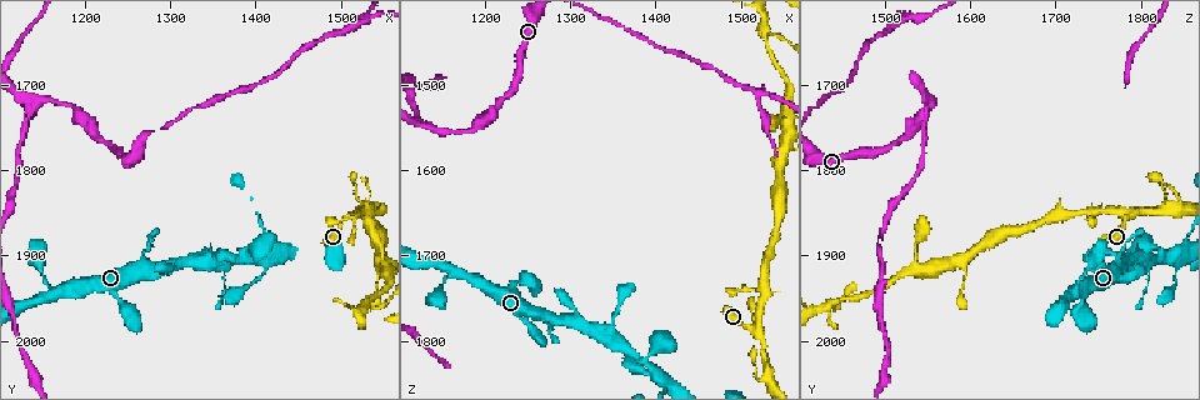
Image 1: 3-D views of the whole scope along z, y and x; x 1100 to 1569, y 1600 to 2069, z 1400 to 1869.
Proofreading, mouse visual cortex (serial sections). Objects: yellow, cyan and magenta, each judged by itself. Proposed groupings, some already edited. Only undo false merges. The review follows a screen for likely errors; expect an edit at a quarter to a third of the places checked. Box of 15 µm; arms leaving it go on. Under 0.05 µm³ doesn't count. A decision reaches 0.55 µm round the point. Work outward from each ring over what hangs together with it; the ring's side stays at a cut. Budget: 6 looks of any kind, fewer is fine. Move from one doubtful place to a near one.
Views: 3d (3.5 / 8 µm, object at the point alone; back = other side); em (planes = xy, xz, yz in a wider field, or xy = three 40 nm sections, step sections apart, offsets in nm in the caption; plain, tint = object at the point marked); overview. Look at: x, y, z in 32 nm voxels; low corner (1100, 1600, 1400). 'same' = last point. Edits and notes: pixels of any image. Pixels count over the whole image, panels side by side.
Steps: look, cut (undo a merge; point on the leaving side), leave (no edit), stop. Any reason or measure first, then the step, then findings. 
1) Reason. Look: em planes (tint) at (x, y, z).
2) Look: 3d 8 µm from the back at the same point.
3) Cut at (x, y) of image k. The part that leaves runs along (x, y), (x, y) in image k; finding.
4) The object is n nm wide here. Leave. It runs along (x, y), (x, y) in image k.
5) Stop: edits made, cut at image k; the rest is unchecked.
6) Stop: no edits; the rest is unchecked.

Look: 3d 3.5 µm at (1515, 1855, 1785).

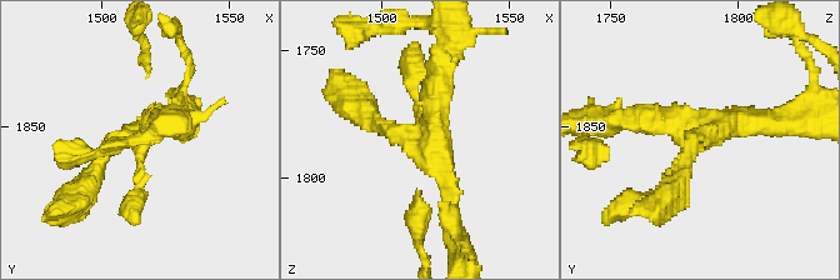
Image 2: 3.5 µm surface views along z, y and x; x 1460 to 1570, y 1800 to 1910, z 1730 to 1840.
Look: em xy step 1 (tint) at (1515, 1854, 1786).

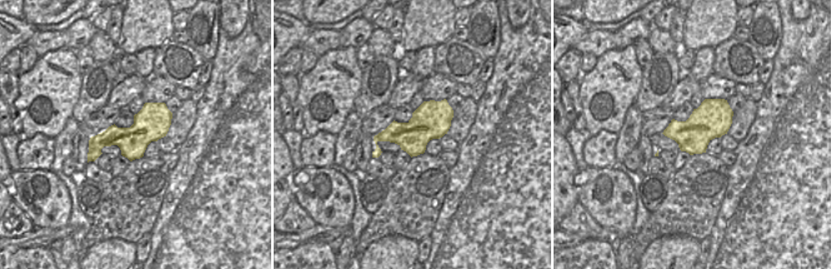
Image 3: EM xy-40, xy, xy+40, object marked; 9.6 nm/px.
Cut it another way. Look: em planes (tint) at the same point.

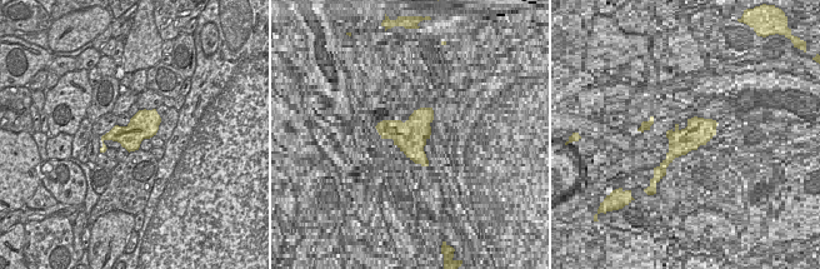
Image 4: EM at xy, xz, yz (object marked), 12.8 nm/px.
The object is 360 nm wide here. Leave. It runs along (85, 188), (111, 145), (161, 119) in image 2; continuous, no second cell.

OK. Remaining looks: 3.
A narrow waist. Look: 3d 8 µm at (1540, 1945, 1590).

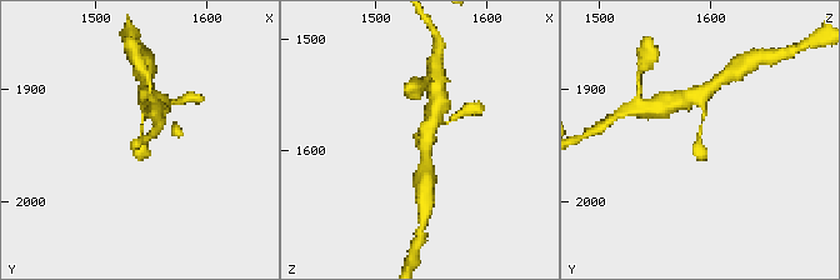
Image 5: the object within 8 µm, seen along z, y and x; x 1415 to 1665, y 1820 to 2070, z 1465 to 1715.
Look: em xy step 3 (tint) at (1544, 1942, 1588).

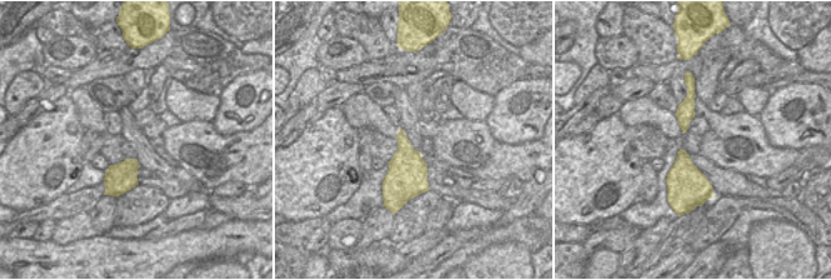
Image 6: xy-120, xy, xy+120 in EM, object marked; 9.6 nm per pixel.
The object is 320 nm wide here. Leave. It runs along (146, 95), (138, 160) in image 5; continuous, no second cell.

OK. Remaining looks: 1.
Stop: no edits; the rest is unchecked.

